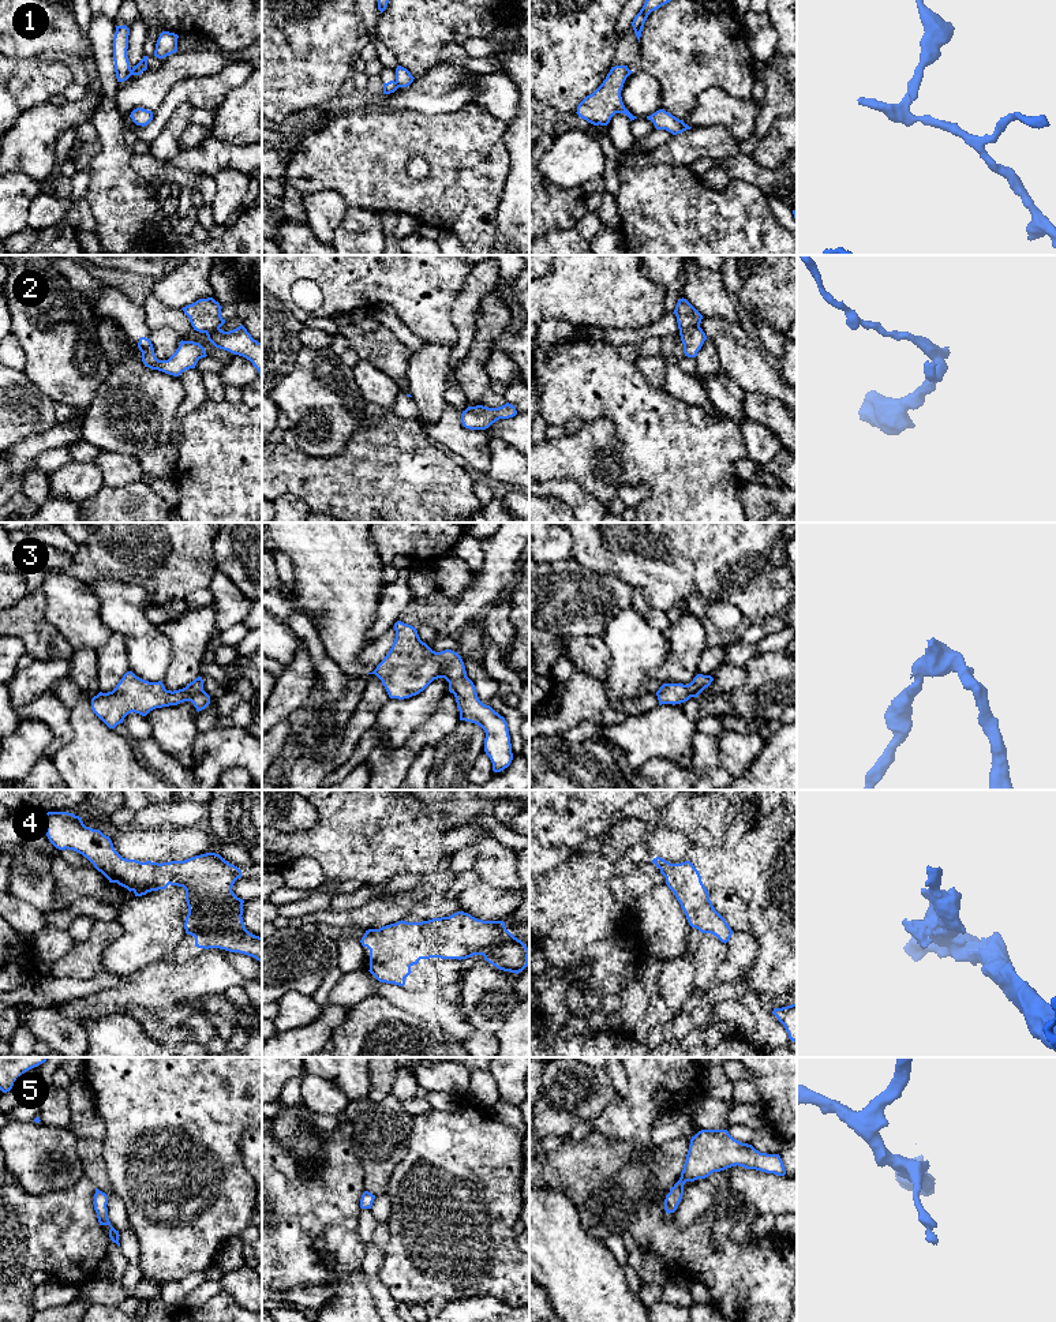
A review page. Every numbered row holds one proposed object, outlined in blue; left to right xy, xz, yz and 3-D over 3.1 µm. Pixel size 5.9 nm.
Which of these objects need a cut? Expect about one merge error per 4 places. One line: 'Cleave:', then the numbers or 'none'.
Cleave: 1, 2

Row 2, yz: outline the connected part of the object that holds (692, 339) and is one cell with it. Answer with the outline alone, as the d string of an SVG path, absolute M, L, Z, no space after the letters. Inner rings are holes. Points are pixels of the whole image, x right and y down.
M700 326L679 332L679 336L684 344L684 353L688 357L696 357L697 352L701 349L704 341L707 340L707 336Z

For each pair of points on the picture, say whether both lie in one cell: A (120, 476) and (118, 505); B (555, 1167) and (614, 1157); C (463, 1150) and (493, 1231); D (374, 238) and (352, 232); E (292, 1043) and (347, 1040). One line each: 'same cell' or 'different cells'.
A: different cells
B: same cell
C: same cell
D: same cell
E: different cells

